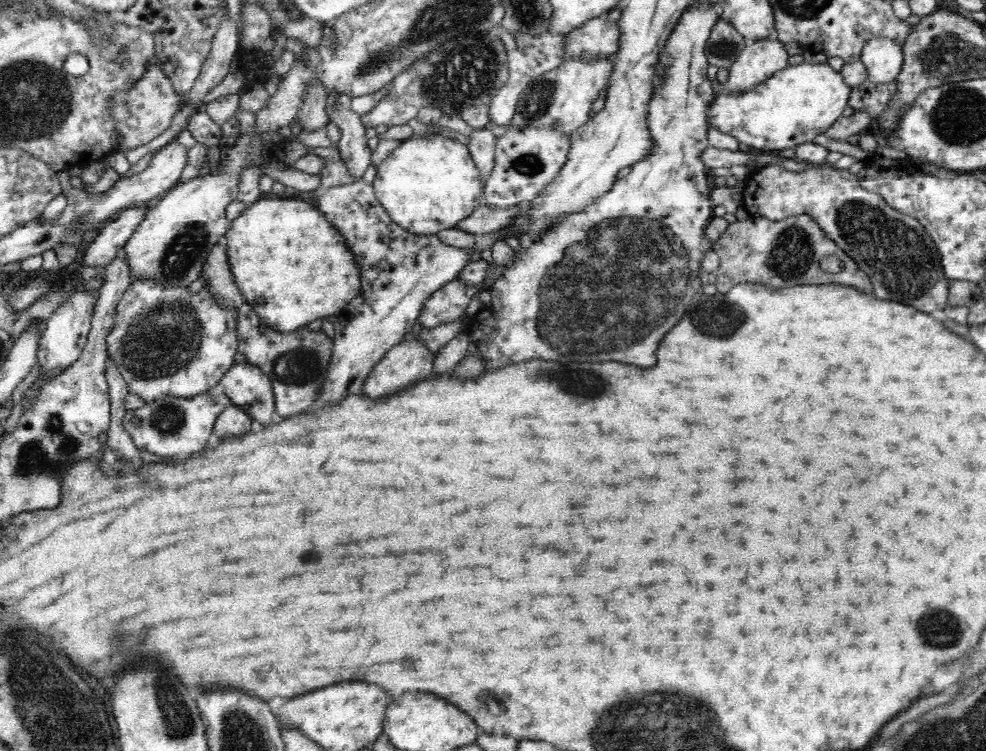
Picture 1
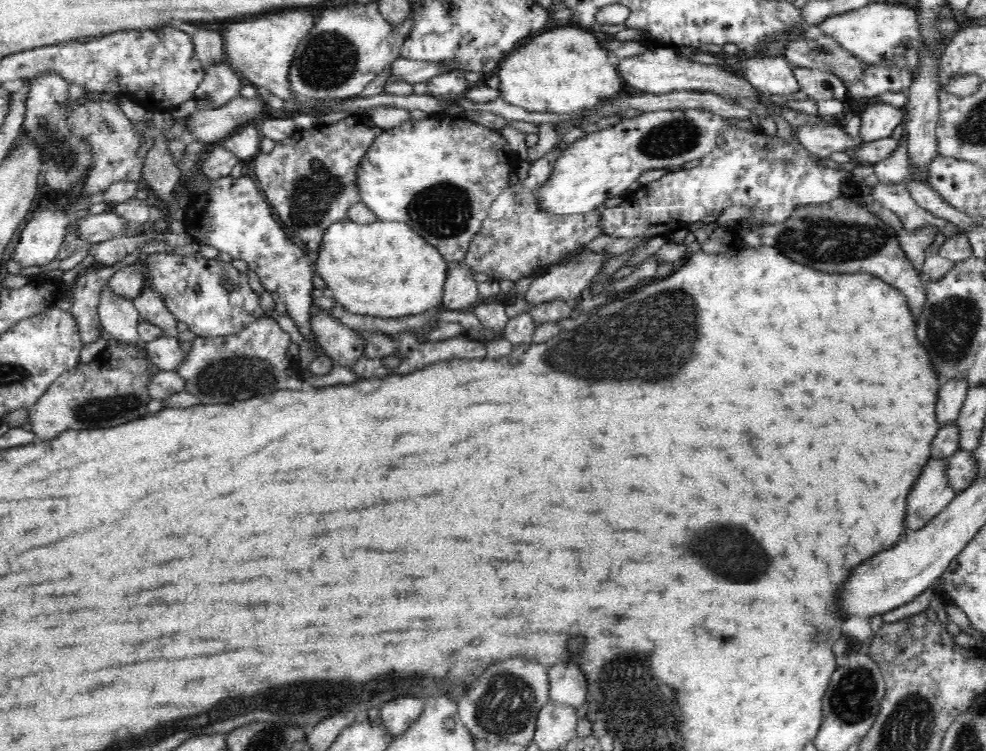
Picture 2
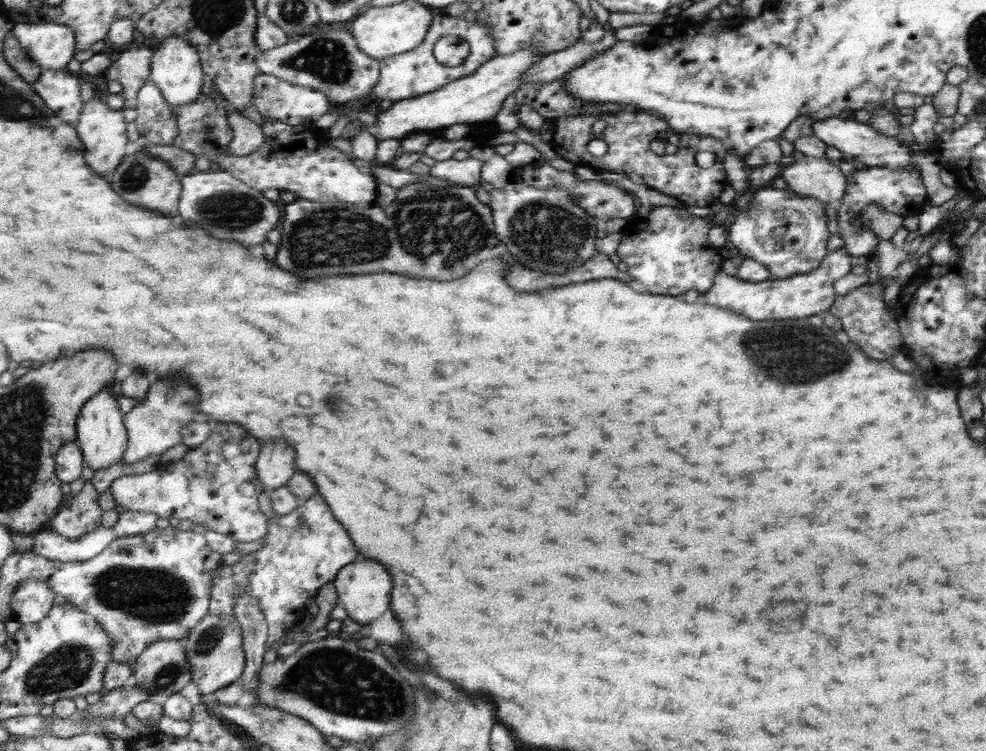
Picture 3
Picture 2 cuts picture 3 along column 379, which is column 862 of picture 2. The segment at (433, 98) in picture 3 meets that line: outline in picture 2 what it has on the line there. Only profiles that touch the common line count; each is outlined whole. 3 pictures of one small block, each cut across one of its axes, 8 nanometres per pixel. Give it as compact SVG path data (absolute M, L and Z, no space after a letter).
M874 104L862 112L862 128L860 138L864 144L892 138L896 126L904 124L906 112L904 108L894 108L890 104Z

